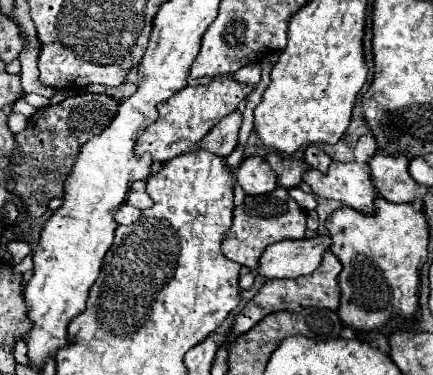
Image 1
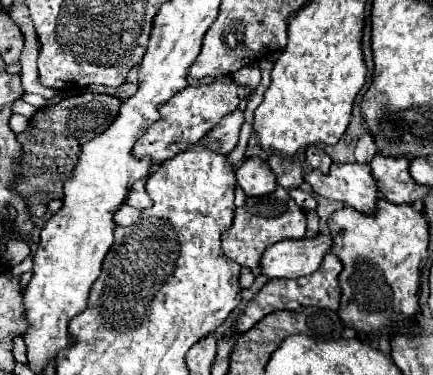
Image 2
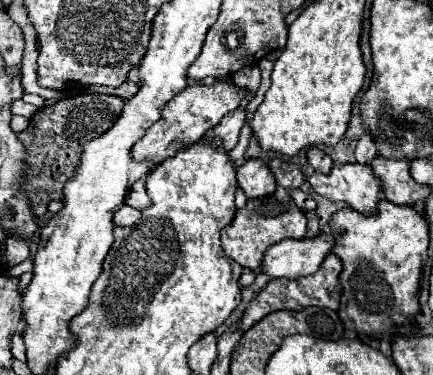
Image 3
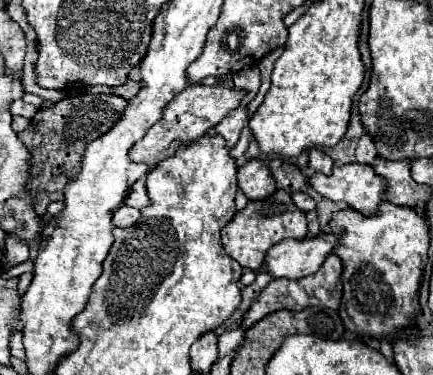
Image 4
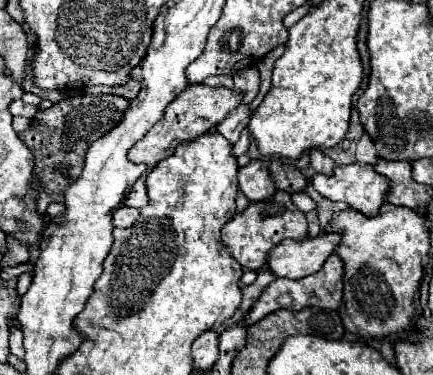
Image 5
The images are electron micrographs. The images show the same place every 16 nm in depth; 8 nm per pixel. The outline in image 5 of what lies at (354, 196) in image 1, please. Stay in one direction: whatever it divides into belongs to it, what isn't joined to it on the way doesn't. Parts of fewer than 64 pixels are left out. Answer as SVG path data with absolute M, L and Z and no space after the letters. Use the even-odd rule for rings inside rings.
M360 164L336 166L332 176L314 174L310 182L324 198L334 202L342 200L366 216L376 216L388 192L388 180L376 174L372 166Z

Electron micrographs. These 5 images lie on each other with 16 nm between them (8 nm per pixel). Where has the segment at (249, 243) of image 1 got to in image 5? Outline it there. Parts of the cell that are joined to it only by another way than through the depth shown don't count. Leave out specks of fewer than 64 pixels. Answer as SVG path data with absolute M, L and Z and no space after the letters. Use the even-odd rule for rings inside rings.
M278 190L274 196L262 200L262 202L250 202L244 212L238 212L224 228L222 228L222 240L232 258L238 260L240 266L250 270L260 270L266 264L270 248L280 244L286 238L292 240L304 240L306 238L306 216L300 212L290 194L284 190Z

